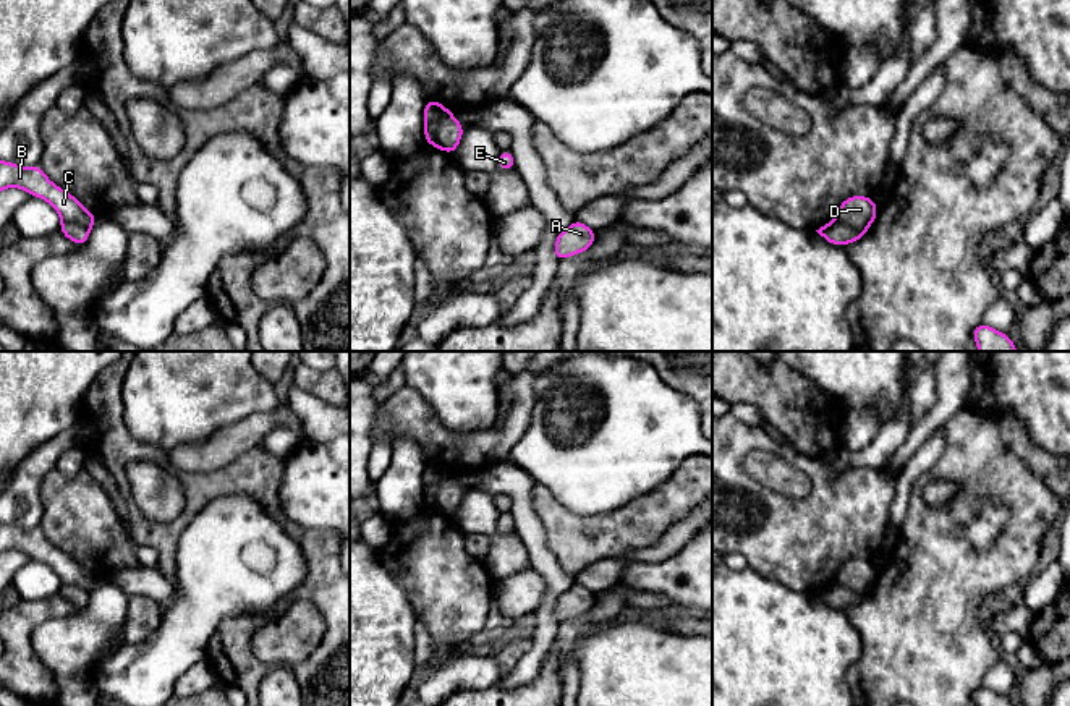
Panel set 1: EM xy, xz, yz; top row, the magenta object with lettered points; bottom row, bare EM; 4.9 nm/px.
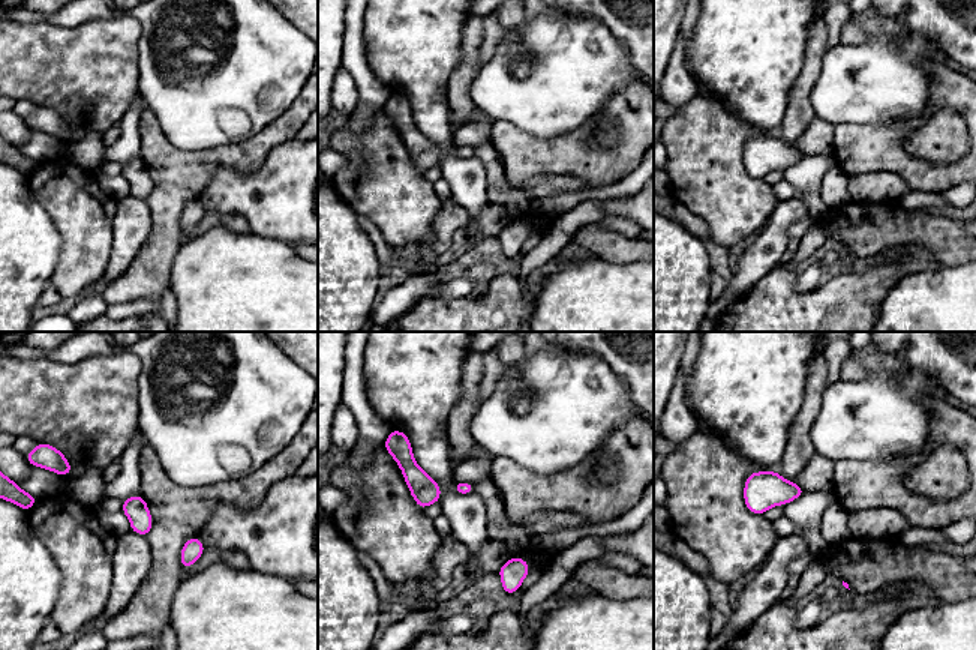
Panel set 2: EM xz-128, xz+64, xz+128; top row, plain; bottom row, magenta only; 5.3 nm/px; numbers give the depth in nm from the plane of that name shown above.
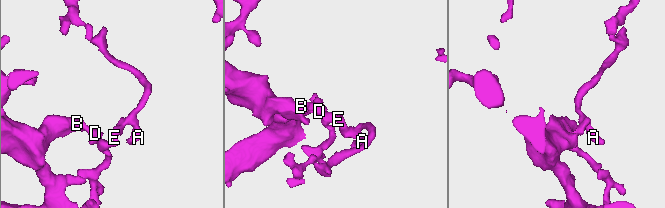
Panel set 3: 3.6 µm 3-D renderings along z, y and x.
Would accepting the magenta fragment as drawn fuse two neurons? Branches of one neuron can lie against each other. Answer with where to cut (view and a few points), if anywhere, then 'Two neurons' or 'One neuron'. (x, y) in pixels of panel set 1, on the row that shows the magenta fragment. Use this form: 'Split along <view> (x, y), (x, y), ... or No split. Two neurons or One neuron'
Split along yz (836, 217), (855, 229), (865, 230). Two neurons

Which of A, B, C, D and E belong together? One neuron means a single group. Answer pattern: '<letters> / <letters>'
A E / B C D

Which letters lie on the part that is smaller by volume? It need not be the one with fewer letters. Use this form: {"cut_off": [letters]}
{"cut_off": ["A", "E"]}

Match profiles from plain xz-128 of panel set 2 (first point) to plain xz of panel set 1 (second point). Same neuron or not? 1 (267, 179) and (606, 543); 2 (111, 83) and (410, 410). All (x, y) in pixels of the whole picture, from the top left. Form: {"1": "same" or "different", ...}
{"1": "different", "2": "same"}

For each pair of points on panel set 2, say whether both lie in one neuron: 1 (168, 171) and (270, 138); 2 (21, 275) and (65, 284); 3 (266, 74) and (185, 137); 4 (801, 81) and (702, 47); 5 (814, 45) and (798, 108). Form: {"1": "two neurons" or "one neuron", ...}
{"1": "one neuron", "2": "two neurons", "3": "one neuron", "4": "two neurons", "5": "one neuron"}

